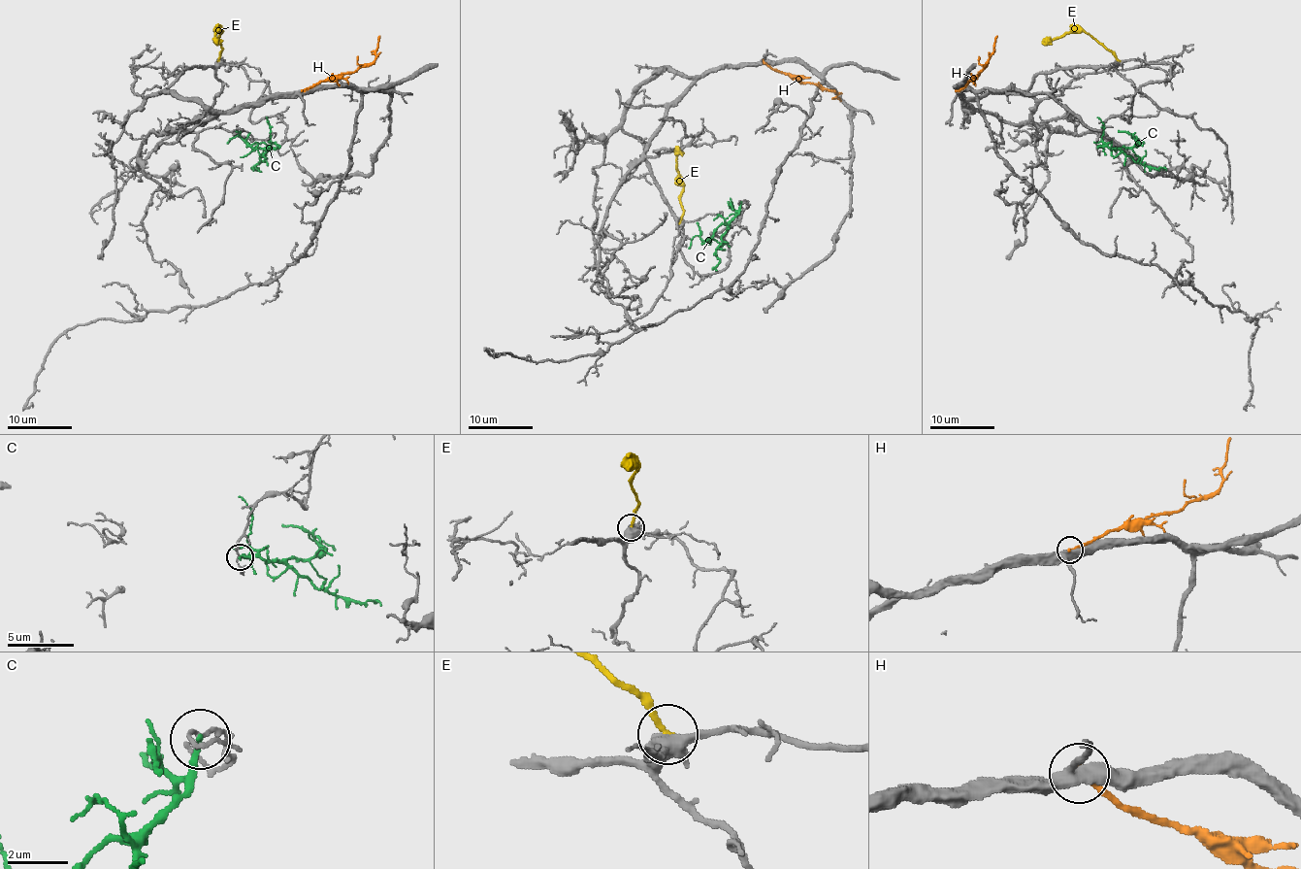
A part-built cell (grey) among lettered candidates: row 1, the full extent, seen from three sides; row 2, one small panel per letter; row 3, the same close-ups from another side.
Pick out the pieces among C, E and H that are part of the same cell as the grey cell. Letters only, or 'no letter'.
no letter

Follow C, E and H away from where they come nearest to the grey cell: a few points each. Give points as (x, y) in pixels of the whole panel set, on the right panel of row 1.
C: (1097, 146), (1131, 148), (1136, 138), (1131, 136), (1145, 143)
E: (1119, 60), (1083, 31), (1047, 39), (1042, 44)
H: (958, 90), (986, 66), (996, 36)

